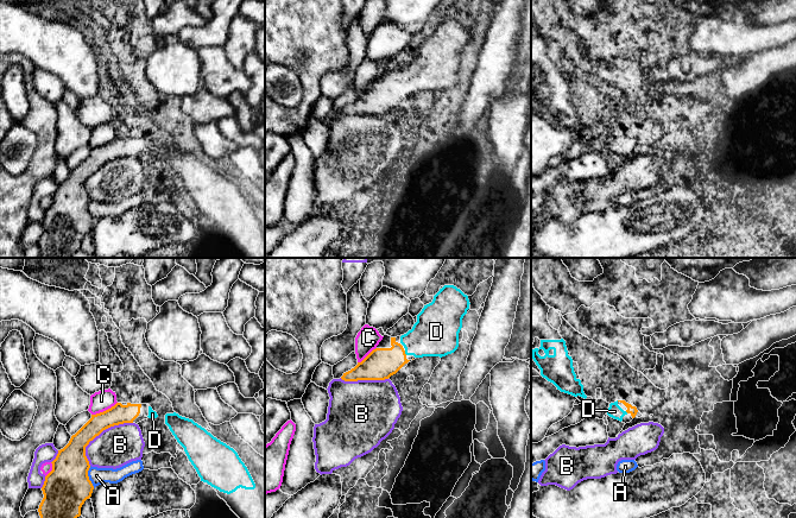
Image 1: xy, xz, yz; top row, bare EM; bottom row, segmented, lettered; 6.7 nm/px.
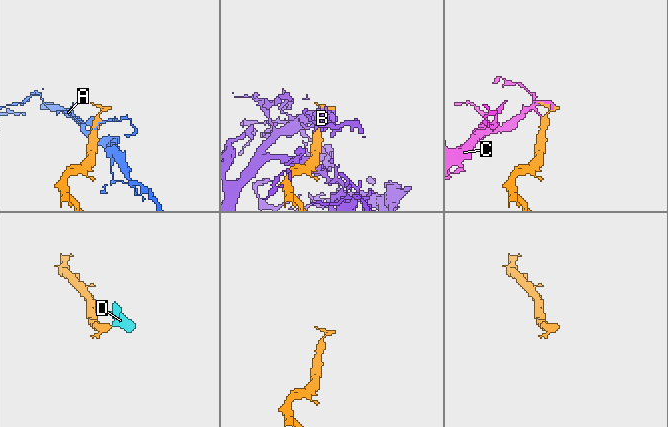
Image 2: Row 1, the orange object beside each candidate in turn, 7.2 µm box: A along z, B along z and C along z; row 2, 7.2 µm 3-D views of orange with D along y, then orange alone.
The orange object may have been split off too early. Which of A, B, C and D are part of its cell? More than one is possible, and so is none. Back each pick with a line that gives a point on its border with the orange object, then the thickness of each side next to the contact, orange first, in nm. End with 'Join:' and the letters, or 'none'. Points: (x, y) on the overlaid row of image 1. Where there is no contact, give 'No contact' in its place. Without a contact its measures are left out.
D: Touches orange at xz (404, 353). Thickness 220 nm (orange) against 300 nm
Join: D

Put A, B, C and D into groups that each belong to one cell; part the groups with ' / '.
A / B / C / D

